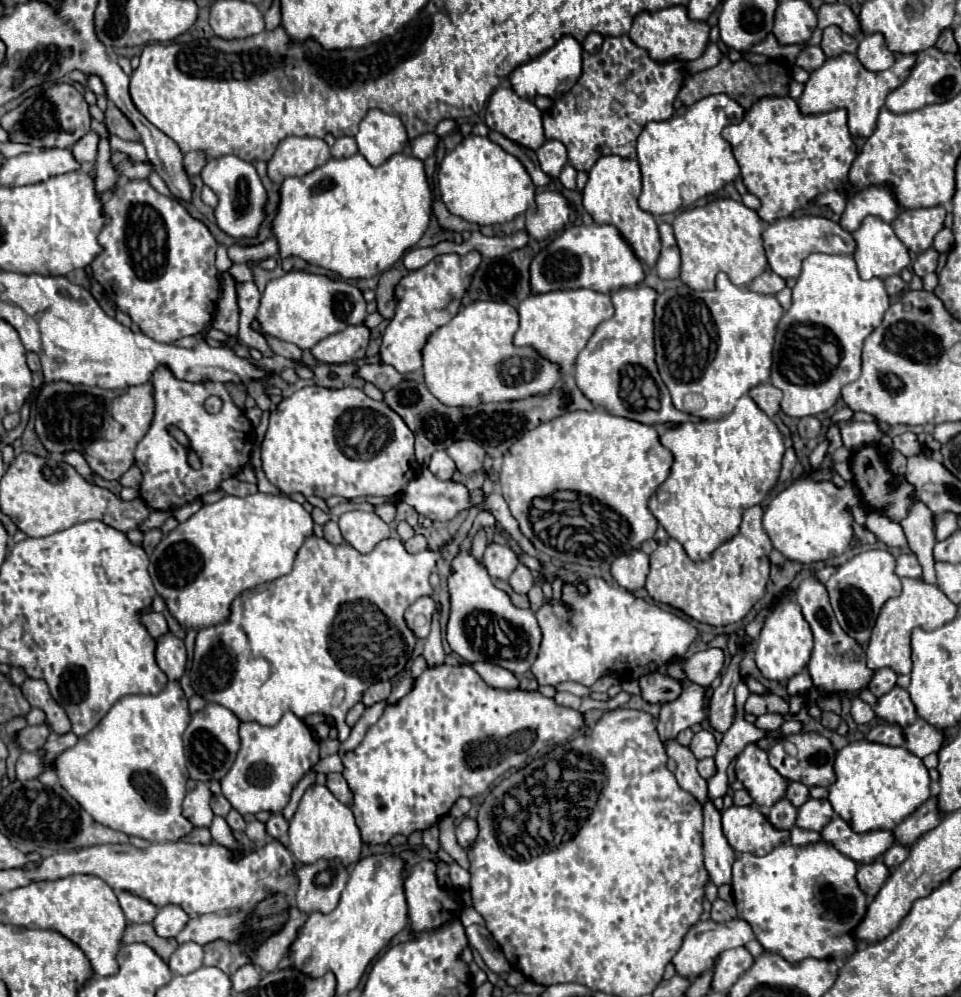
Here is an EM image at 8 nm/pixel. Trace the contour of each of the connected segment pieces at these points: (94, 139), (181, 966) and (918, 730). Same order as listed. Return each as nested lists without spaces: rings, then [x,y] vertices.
[[[88,131],[80,141],[76,141],[76,145],[74,145],[74,149],[72,149],[76,161],[78,161],[78,163],[84,163],[84,165],[94,163],[94,161],[96,161],[98,141],[100,141],[100,137],[98,137],[98,133],[94,133],[94,131]]]
[[[188,941],[188,943],[182,943],[170,957],[168,961],[168,967],[172,973],[176,975],[188,975],[196,969],[202,967],[202,947],[194,941]]]
[[[916,719],[912,725],[904,727],[906,749],[916,757],[926,757],[930,753],[938,753],[942,745],[942,731],[934,729],[922,719]]]

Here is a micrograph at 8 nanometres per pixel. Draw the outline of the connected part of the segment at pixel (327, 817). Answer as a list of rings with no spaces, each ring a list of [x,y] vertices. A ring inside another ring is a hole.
[[[312,785],[302,795],[294,817],[290,819],[288,851],[304,865],[316,863],[318,859],[340,859],[344,867],[354,865],[360,859],[362,839],[354,823],[352,809],[348,805],[342,805],[324,785]]]

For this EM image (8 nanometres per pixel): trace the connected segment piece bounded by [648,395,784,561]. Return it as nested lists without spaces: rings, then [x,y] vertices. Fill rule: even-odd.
[[[744,395],[736,401],[736,407],[728,417],[720,421],[678,423],[666,429],[664,435],[660,435],[660,443],[672,451],[674,463],[668,479],[650,497],[648,507],[658,523],[666,529],[666,533],[682,543],[692,561],[704,561],[716,547],[738,533],[744,511],[760,505],[770,489],[776,485],[784,455],[782,433],[778,431],[776,423],[766,413],[762,413],[762,409],[758,409],[758,405],[754,405],[748,395]]]

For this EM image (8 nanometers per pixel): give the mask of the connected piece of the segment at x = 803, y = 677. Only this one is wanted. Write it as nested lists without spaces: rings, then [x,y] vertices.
[[[806,669],[800,671],[798,675],[790,677],[788,683],[786,683],[788,695],[794,695],[794,693],[808,693],[810,687],[812,687],[812,677],[810,677],[810,673],[808,673]]]

